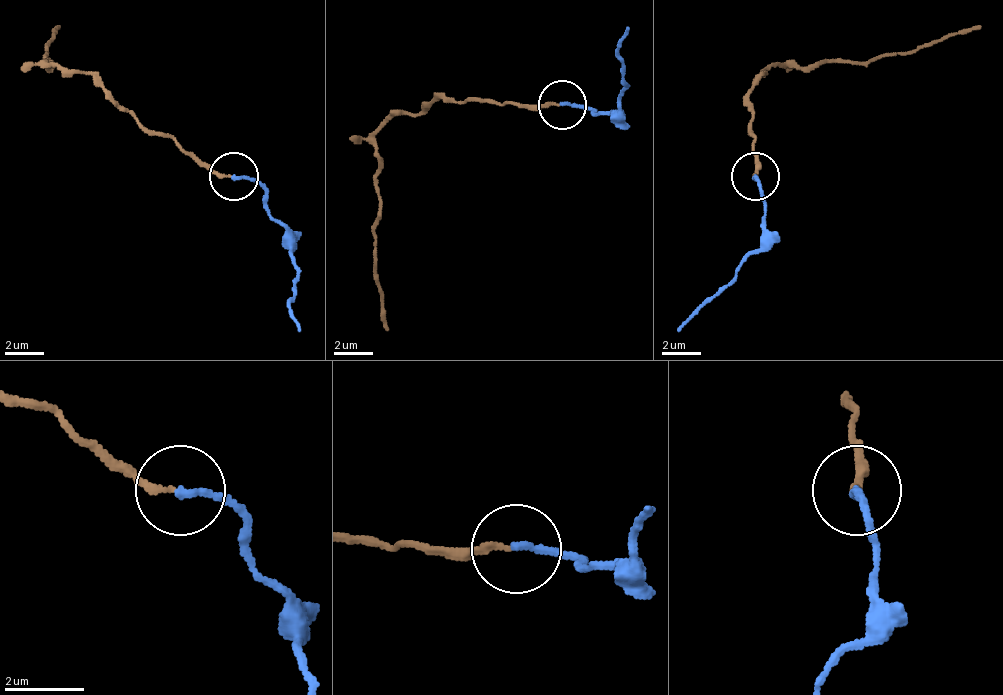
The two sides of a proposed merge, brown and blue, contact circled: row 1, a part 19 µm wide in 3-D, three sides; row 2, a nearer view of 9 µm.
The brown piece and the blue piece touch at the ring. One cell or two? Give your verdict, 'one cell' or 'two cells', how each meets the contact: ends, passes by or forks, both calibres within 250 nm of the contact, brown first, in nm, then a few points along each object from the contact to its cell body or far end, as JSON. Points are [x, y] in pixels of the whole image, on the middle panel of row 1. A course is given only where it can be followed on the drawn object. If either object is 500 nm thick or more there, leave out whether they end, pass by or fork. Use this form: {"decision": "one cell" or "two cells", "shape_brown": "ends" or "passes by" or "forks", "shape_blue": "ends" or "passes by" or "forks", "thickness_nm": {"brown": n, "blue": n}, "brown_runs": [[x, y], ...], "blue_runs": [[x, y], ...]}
{"decision": "one cell", "shape_brown": "ends", "shape_blue": "ends", "thickness_nm": {"brown": 160, "blue": 190}, "brown_runs": [[558, 106], [437, 96], [418, 116], [384, 125], [375, 135], [375, 256], [379, 319], [389, 329]], "blue_runs": [[563, 106], [612, 116], [626, 87], [617, 53], [626, 28]]}

